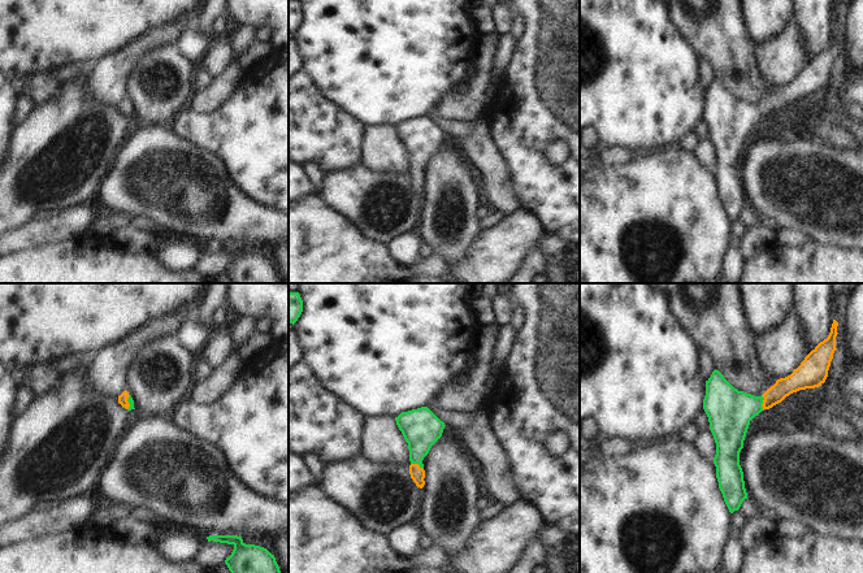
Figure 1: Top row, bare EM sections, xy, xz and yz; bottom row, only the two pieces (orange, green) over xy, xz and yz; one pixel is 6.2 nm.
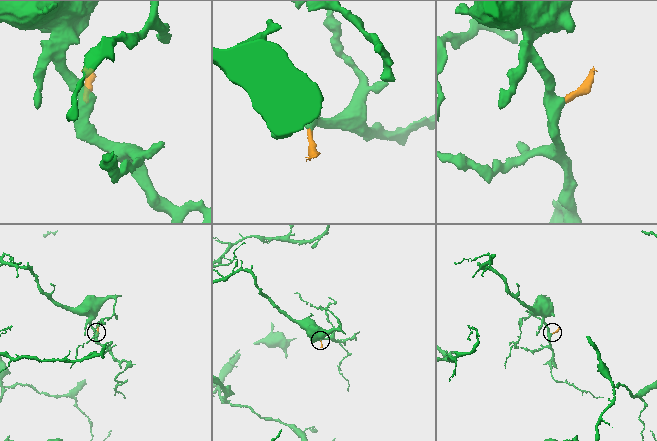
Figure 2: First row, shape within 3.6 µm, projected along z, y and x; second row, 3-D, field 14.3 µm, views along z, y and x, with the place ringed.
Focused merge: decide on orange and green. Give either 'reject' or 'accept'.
accept

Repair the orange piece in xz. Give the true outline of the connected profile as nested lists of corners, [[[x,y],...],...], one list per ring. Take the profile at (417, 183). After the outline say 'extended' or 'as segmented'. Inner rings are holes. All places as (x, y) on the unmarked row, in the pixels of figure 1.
[[[428,116],[402,121],[395,130],[408,152],[411,187],[417,196],[422,197],[425,194],[422,169],[442,146],[446,134]]] | extended

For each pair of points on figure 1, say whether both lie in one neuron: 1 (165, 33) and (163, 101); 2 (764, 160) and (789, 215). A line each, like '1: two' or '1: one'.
1: two
2: one

